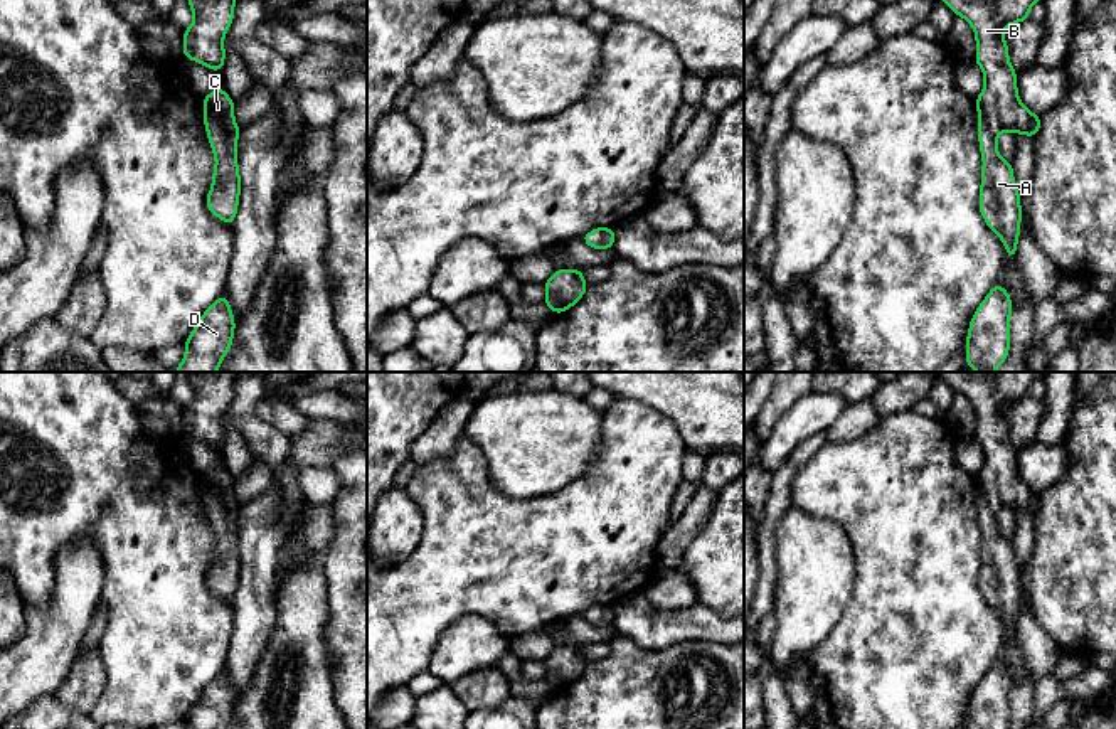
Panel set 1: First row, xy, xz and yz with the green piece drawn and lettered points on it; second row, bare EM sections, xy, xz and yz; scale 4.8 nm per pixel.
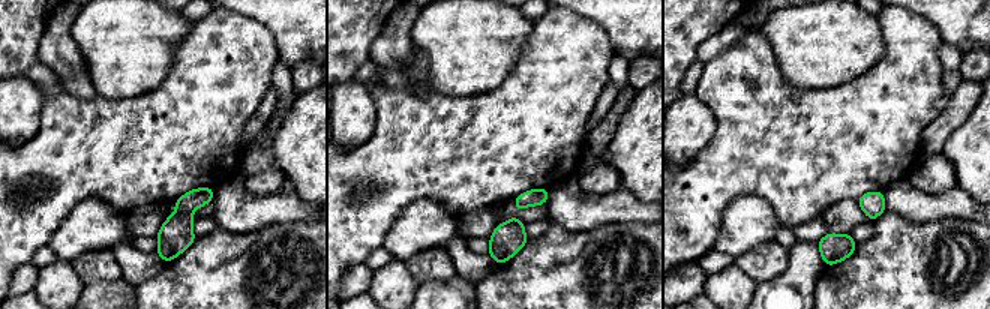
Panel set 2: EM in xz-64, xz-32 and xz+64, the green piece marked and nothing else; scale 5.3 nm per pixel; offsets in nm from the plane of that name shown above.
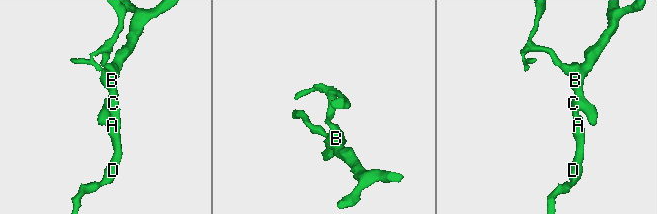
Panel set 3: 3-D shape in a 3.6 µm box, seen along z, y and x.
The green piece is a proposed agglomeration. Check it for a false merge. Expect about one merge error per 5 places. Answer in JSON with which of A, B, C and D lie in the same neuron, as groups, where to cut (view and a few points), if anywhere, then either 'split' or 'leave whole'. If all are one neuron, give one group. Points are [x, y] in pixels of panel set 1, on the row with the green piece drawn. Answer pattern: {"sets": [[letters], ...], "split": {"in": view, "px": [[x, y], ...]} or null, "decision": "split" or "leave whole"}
{"sets": [["A", "B", "C", "D"]], "split": null, "decision": "leave whole"}

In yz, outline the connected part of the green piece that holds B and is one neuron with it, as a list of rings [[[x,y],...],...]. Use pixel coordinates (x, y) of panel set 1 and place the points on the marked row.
[[[943,0],[954,15],[961,15],[976,35],[975,62],[985,74],[985,88],[975,99],[978,108],[978,140],[983,157],[980,212],[1015,259],[1020,234],[1020,194],[1013,168],[996,148],[1002,131],[1034,138],[1040,114],[1030,113],[1017,93],[1017,72],[1008,61],[1003,29],[1028,19],[1030,7],[1040,0]]]

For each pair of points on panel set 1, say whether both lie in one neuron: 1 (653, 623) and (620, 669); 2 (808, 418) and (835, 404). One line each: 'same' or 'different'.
1: different
2: same

